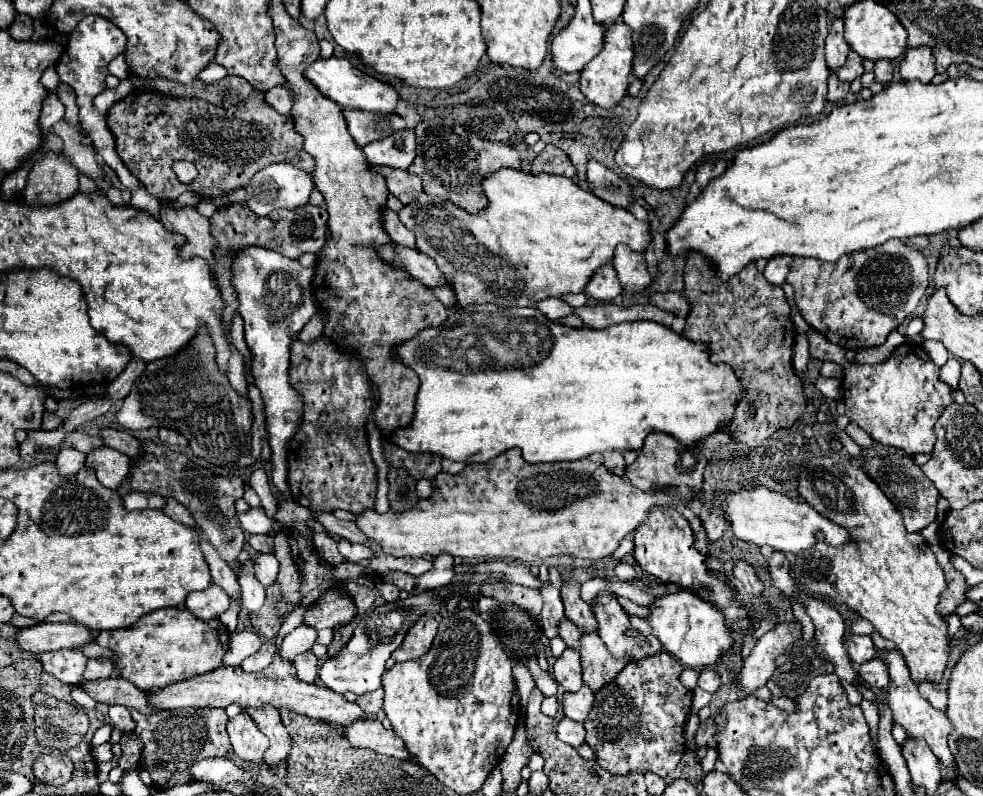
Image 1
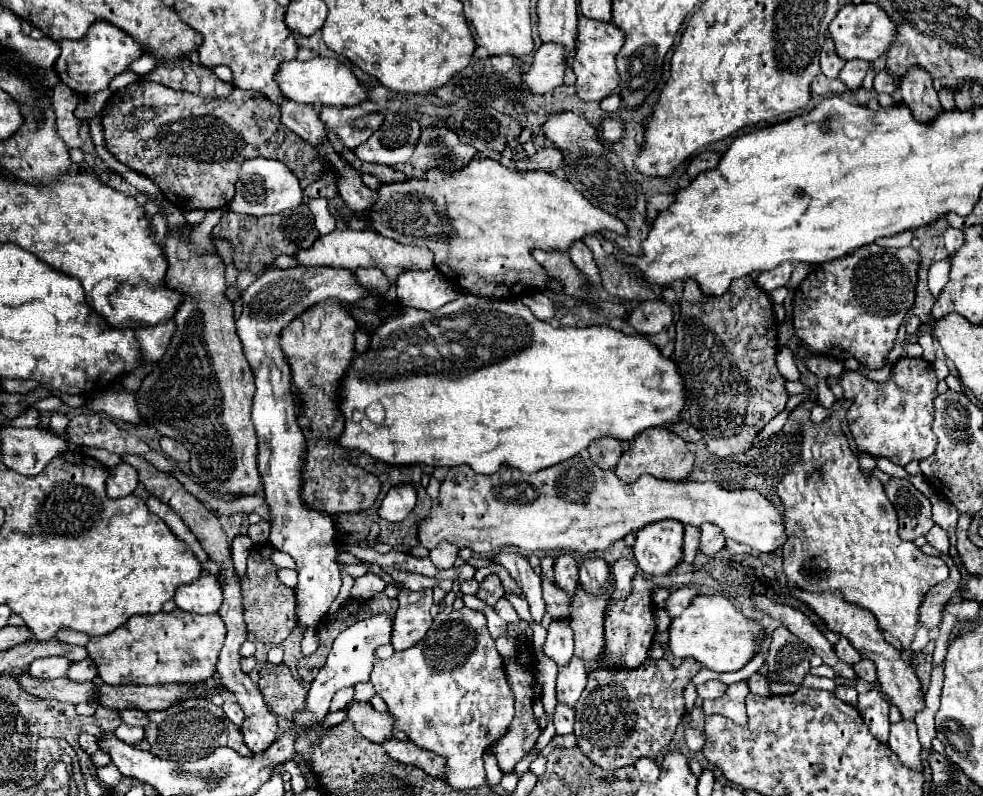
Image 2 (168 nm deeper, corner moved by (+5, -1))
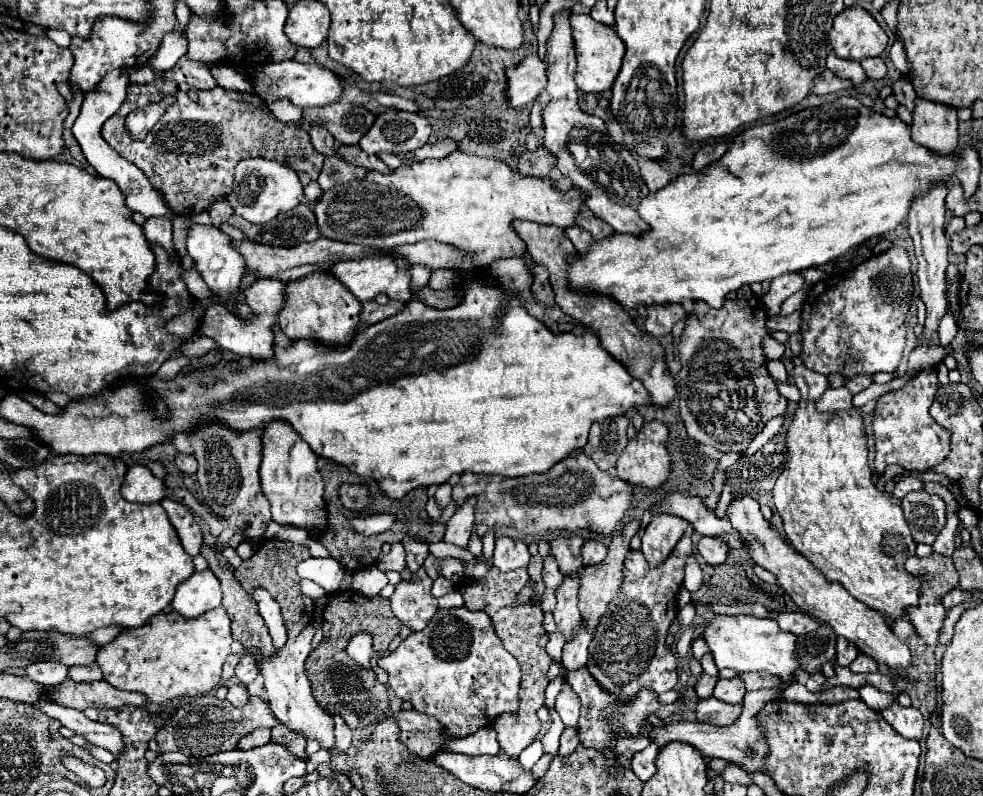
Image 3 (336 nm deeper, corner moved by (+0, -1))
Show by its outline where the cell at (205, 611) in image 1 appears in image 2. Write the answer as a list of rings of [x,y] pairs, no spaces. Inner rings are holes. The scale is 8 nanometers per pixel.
[[[203,575],[189,585],[181,585],[173,597],[175,605],[191,613],[217,613],[223,603],[221,583],[215,575]]]

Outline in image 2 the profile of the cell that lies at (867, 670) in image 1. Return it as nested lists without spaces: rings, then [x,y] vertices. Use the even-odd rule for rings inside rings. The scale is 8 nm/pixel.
[[[861,659],[859,663],[855,663],[855,665],[853,665],[853,669],[855,669],[857,677],[859,677],[859,679],[863,679],[863,681],[867,681],[867,683],[875,683],[875,681],[877,681],[875,665],[871,665],[871,661]]]

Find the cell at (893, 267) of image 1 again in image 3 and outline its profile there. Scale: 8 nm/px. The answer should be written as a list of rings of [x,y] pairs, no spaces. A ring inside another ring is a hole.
[[[894,245],[886,253],[872,255],[858,267],[840,273],[836,281],[820,281],[806,295],[802,307],[802,363],[818,373],[830,375],[840,373],[842,377],[854,375],[874,375],[874,373],[896,373],[900,357],[906,345],[906,313],[912,303],[912,273],[908,253]]]

